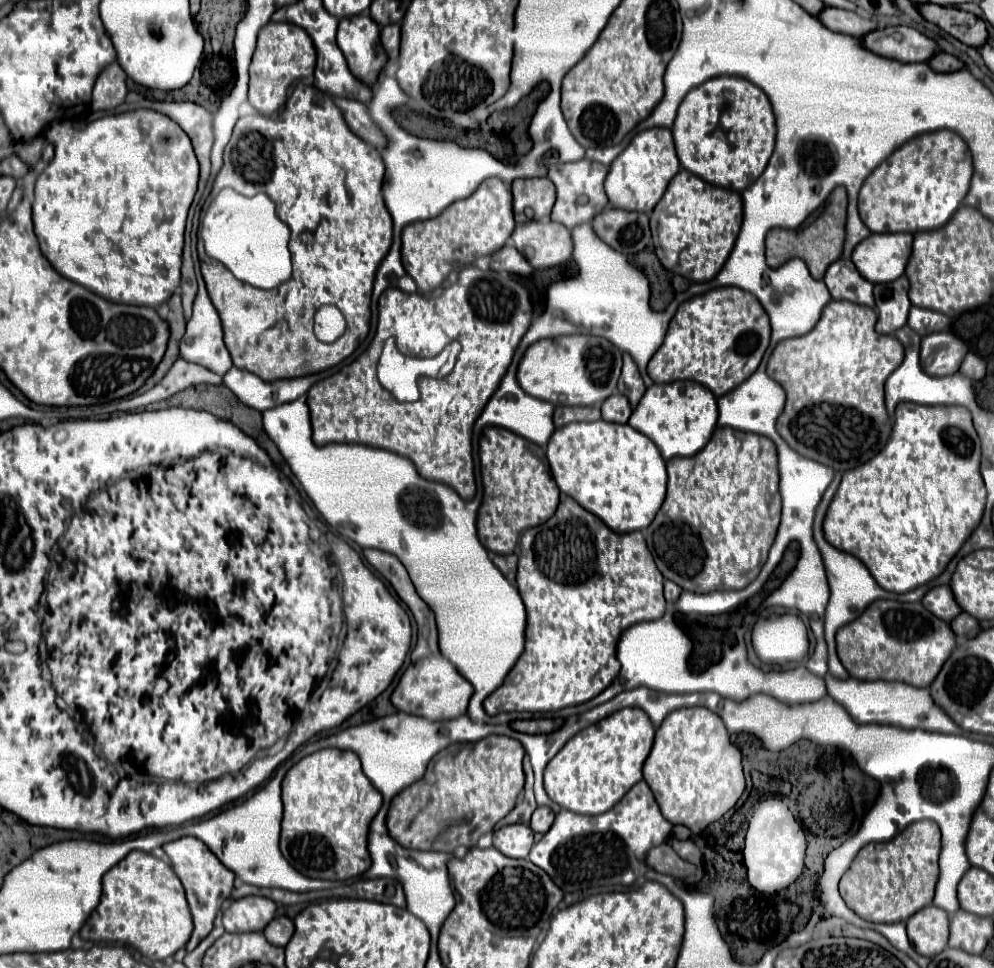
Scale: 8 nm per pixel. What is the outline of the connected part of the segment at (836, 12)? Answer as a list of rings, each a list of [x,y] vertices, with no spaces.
[[[825,6],[817,14],[817,20],[829,30],[839,32],[839,34],[849,34],[849,36],[863,36],[877,28],[871,20],[865,20],[855,12],[847,12],[847,10],[833,8],[833,6]]]

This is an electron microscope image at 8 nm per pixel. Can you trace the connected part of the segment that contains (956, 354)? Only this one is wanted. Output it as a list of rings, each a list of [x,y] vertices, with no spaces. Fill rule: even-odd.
[[[935,332],[921,338],[921,366],[929,376],[949,376],[959,370],[969,346],[951,332]]]

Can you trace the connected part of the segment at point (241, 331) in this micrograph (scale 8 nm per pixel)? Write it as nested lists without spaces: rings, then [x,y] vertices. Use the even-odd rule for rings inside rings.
[[[297,84],[293,94],[287,98],[285,110],[275,120],[261,114],[243,116],[237,120],[233,136],[225,146],[223,168],[213,182],[211,196],[229,186],[245,196],[265,192],[269,198],[273,198],[277,216],[291,226],[289,250],[293,258],[293,276],[277,290],[257,290],[253,286],[245,286],[245,282],[237,282],[237,278],[233,278],[225,266],[213,262],[213,258],[201,256],[201,274],[207,284],[209,298],[223,322],[225,346],[231,354],[233,366],[249,370],[267,382],[315,374],[337,366],[367,336],[375,270],[381,258],[387,254],[393,236],[393,222],[385,210],[385,204],[381,202],[383,172],[385,166],[377,154],[377,148],[357,138],[345,124],[341,110],[333,104],[333,98],[315,86]],[[325,304],[337,306],[347,322],[343,336],[331,344],[317,340],[313,332],[313,316]]]

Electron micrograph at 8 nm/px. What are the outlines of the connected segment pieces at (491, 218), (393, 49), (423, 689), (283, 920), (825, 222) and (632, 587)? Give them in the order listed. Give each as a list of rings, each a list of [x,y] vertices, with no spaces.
[[[487,178],[469,198],[453,202],[453,206],[445,208],[437,218],[413,222],[403,228],[403,232],[401,232],[403,268],[415,280],[417,290],[423,294],[429,294],[433,288],[437,288],[443,282],[443,278],[451,272],[455,262],[461,262],[463,254],[467,254],[471,258],[479,258],[479,256],[489,256],[489,254],[497,252],[501,246],[505,246],[507,238],[513,232],[513,226],[515,226],[515,222],[513,222],[513,212],[511,212],[511,190],[499,178]]]
[[[389,24],[381,28],[381,46],[389,60],[395,60],[399,54],[399,24]]]
[[[363,550],[367,562],[393,586],[393,590],[397,592],[397,596],[407,604],[407,608],[413,612],[413,618],[417,622],[417,644],[411,650],[411,666],[403,672],[397,688],[391,694],[391,704],[407,714],[413,716],[423,716],[429,720],[451,720],[457,718],[461,714],[465,714],[467,710],[467,702],[473,694],[473,688],[469,686],[469,682],[457,672],[457,668],[445,660],[437,648],[437,628],[435,628],[435,616],[431,612],[431,608],[417,596],[415,586],[405,570],[405,566],[389,552],[381,552],[381,550]]]
[[[277,916],[277,918],[273,918],[273,920],[265,926],[265,930],[263,930],[265,938],[267,938],[271,944],[275,944],[275,946],[285,946],[285,944],[291,940],[293,932],[295,932],[293,920],[287,918],[287,916]]]
[[[837,186],[825,200],[825,208],[821,216],[809,224],[803,230],[785,230],[785,228],[773,228],[767,234],[767,266],[769,268],[779,268],[783,262],[791,258],[801,258],[811,276],[815,280],[821,280],[829,264],[833,264],[843,250],[843,240],[845,240],[845,214],[847,214],[847,192],[843,186]]]
[[[561,494],[557,512],[541,526],[521,536],[517,566],[517,588],[527,610],[525,650],[505,678],[505,684],[489,694],[483,708],[489,716],[497,712],[549,712],[583,704],[603,692],[619,674],[615,644],[623,632],[637,622],[657,620],[665,612],[663,576],[641,532],[617,534],[597,516],[581,508],[573,498]]]

